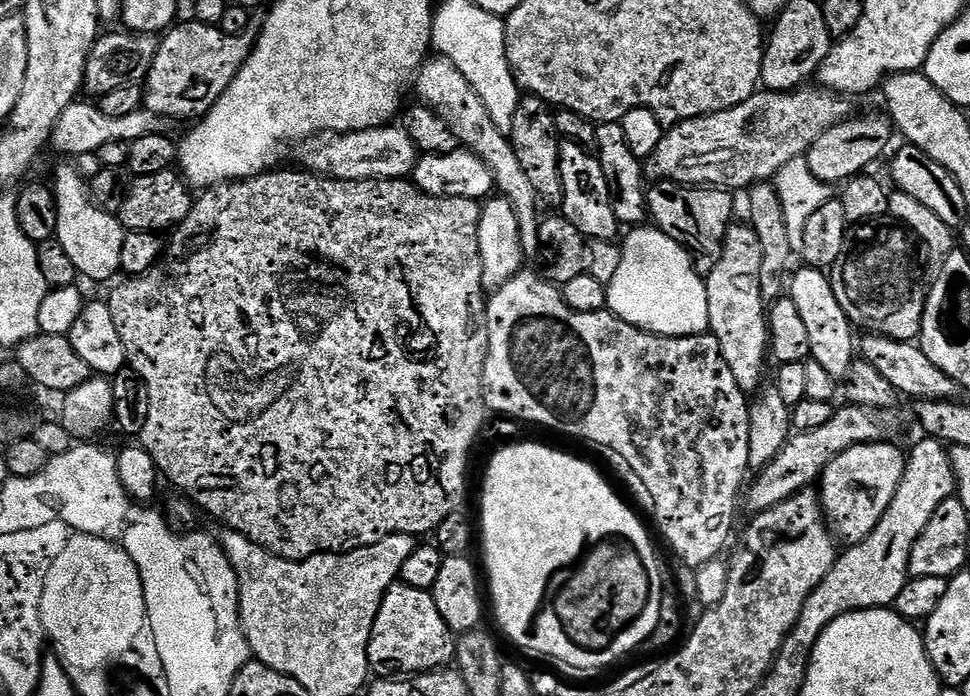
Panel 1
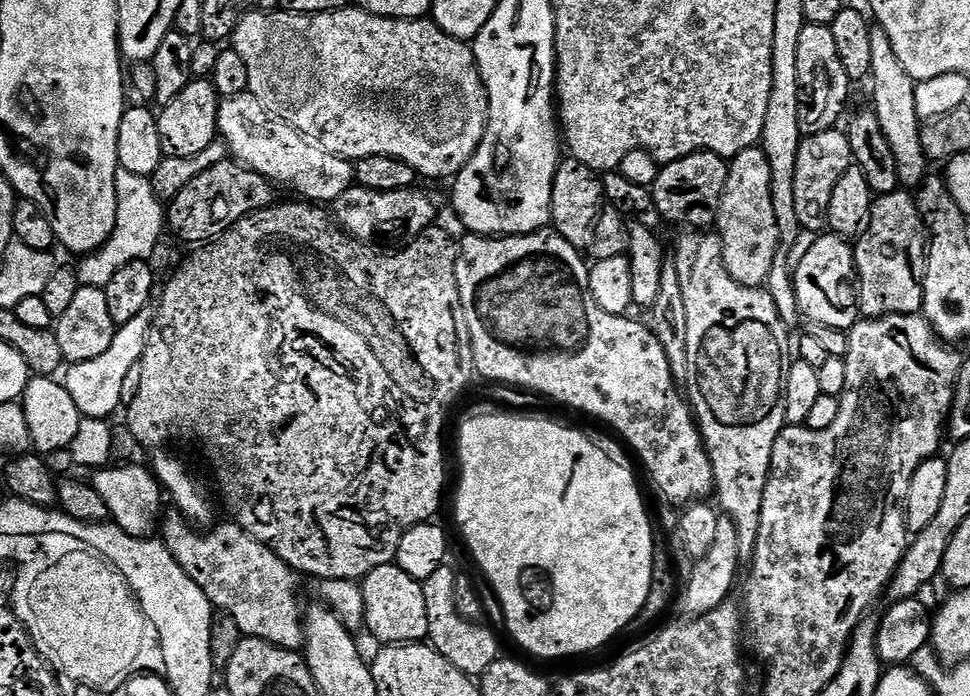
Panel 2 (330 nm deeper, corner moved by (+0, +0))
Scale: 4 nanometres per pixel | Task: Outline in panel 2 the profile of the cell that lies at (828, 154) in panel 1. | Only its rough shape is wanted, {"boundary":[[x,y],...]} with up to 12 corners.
{"boundary":[[843,131],[801,139],[794,210],[825,227],[830,194],[853,164]]}

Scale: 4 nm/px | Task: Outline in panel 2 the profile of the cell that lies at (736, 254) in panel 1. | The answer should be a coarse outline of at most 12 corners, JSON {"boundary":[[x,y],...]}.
{"boundary":[[763,147],[731,157],[715,227],[761,287],[780,249]]}

